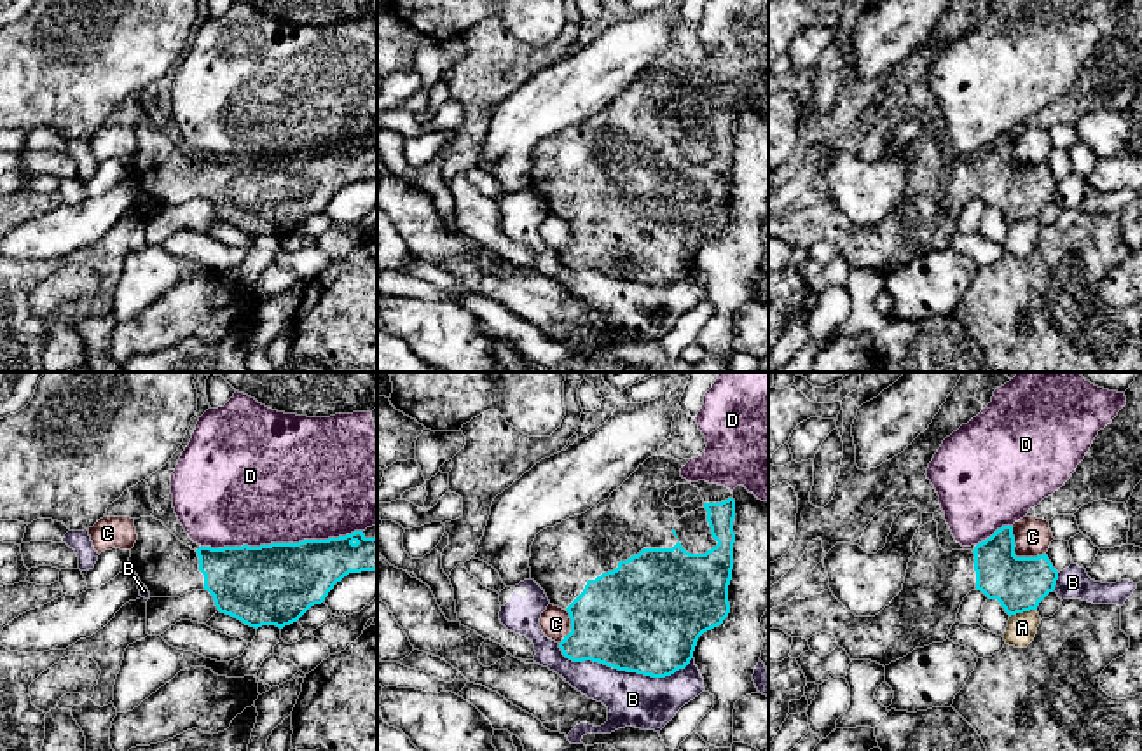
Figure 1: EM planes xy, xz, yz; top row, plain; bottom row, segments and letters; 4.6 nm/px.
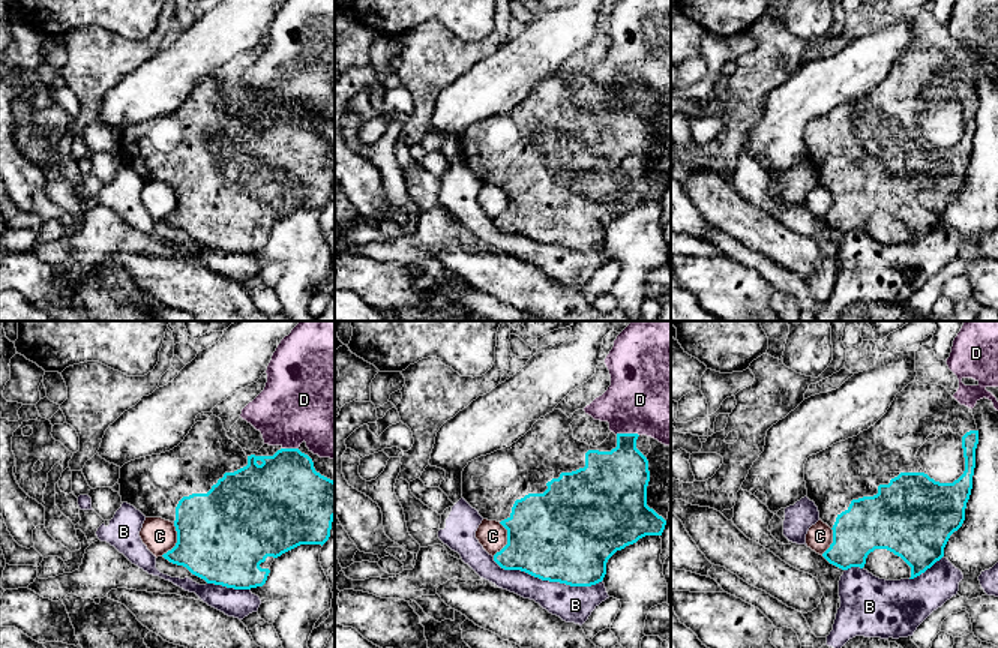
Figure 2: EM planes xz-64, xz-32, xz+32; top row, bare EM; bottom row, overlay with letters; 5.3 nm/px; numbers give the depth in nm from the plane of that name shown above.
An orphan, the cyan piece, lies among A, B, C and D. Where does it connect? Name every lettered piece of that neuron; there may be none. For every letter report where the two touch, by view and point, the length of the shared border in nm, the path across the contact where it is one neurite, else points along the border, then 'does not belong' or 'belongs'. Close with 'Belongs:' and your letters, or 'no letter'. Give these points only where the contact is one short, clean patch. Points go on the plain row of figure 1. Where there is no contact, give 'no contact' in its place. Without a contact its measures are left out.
A: yz (1022, 220) | 130 nm | along yz (1036, 217), (1017, 220), (1010, 226) | does not belong
B: xz (624, 278) | 650 nm | does not belong
C: yz (1015, 165) | 200 nm | does not belong
D: xy (282, 152) | 750 nm | does not belong
Belongs: no letter

